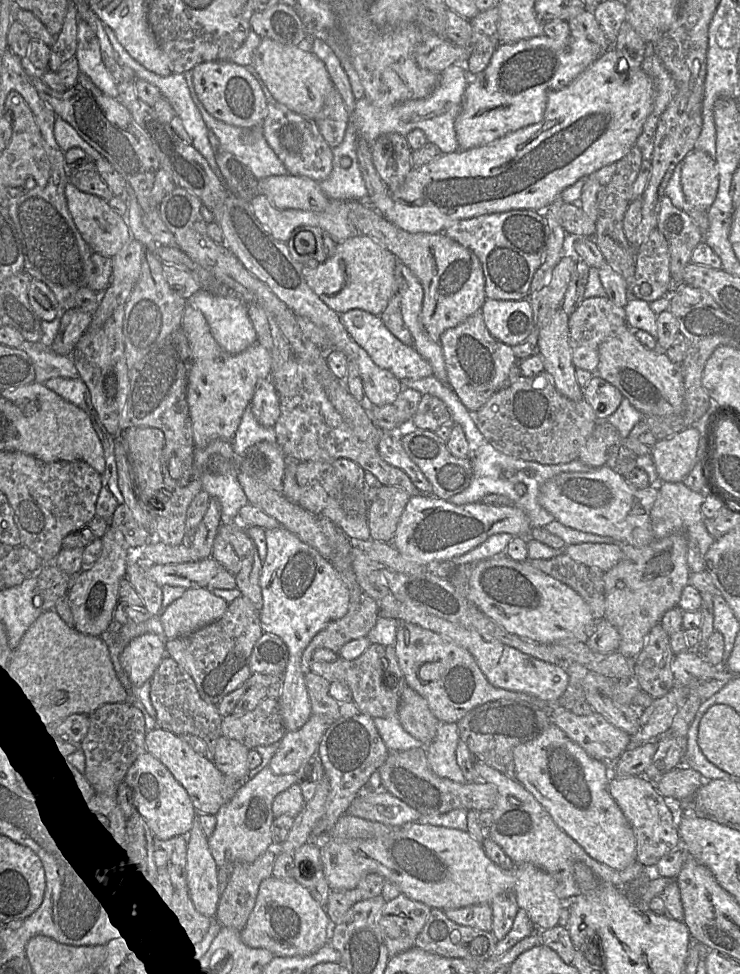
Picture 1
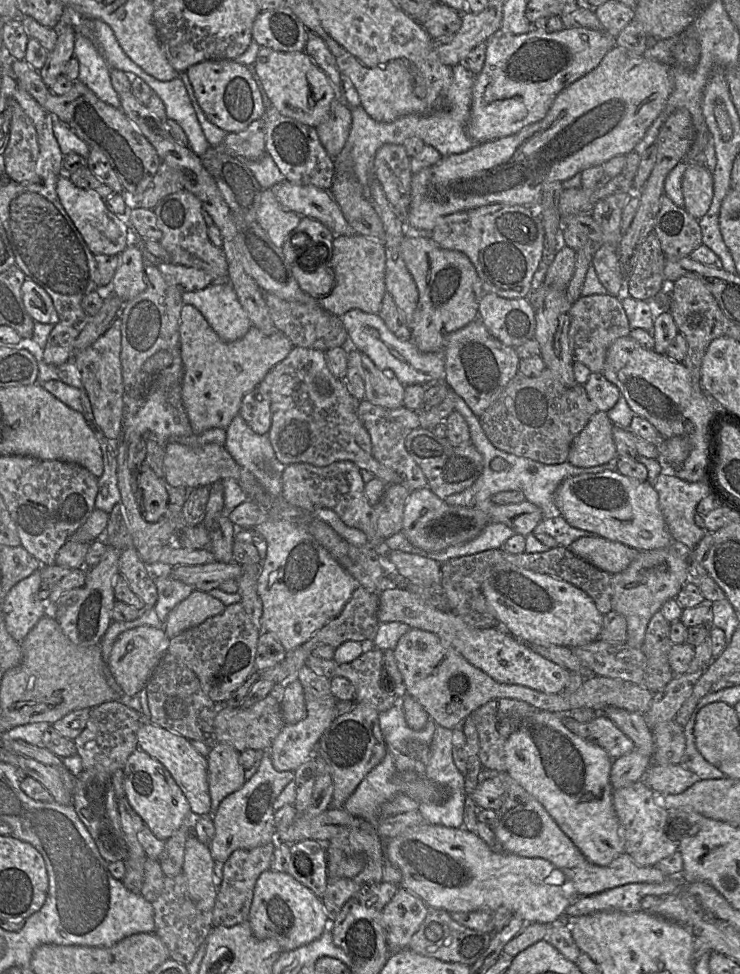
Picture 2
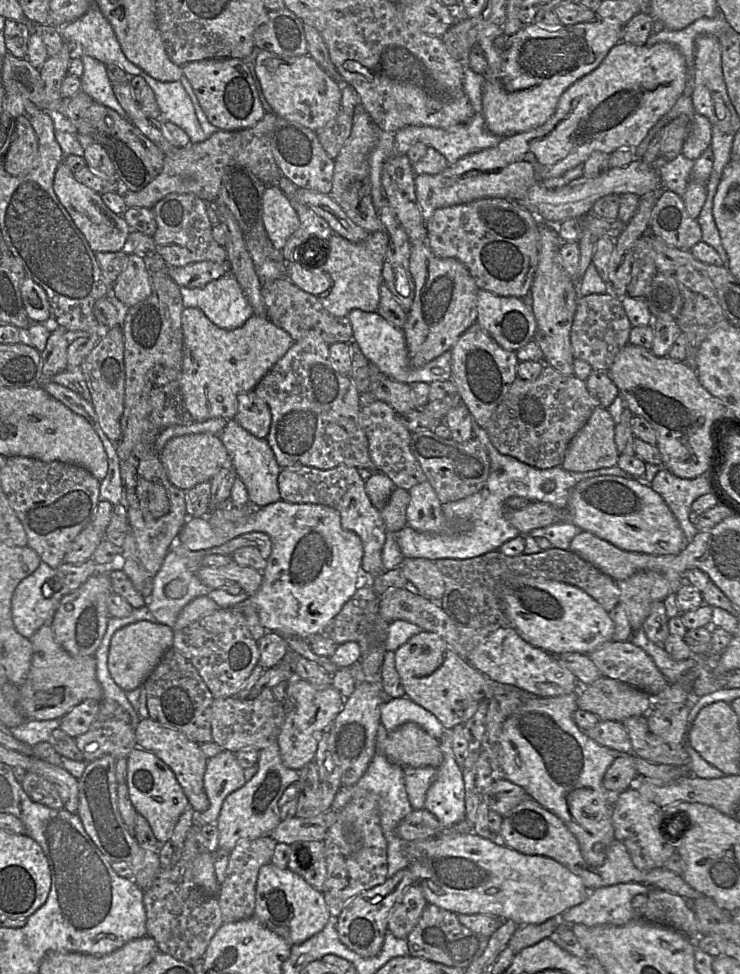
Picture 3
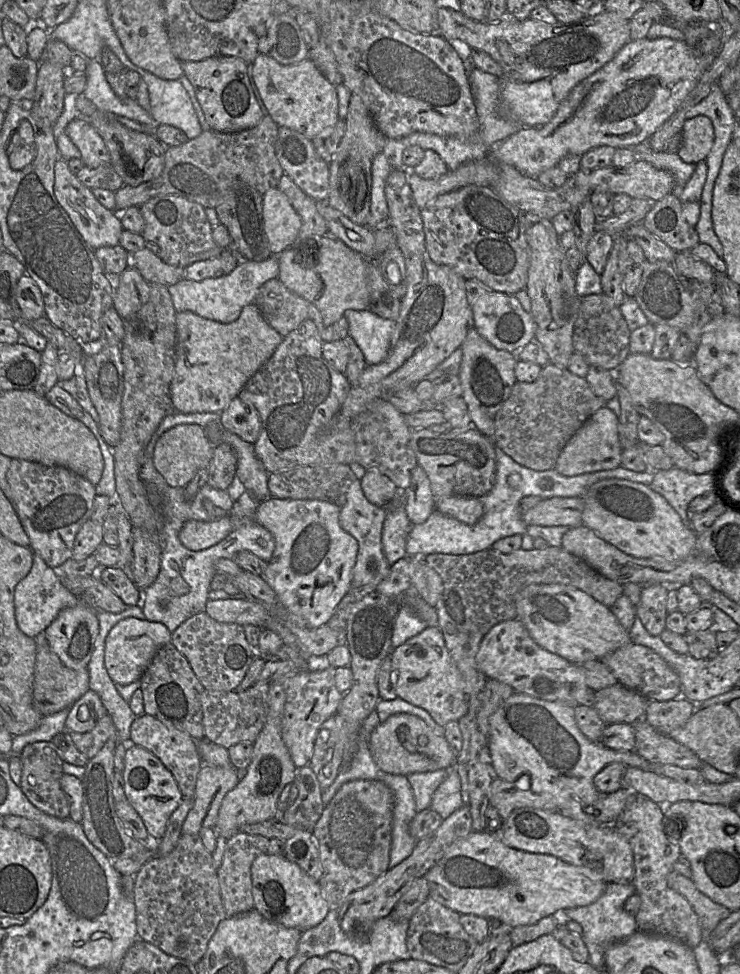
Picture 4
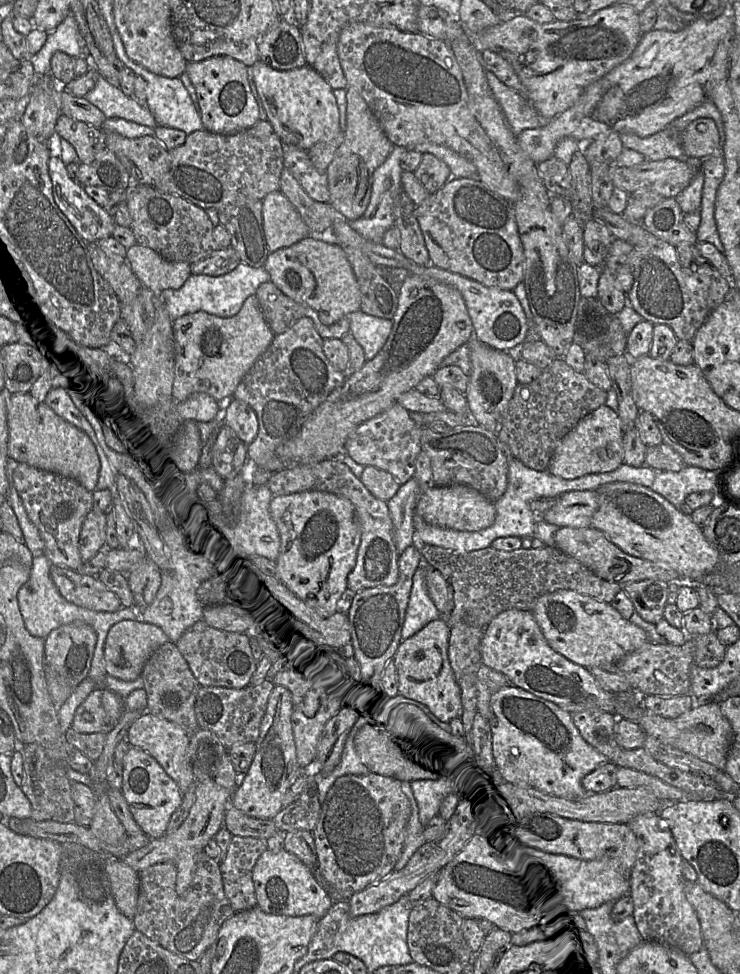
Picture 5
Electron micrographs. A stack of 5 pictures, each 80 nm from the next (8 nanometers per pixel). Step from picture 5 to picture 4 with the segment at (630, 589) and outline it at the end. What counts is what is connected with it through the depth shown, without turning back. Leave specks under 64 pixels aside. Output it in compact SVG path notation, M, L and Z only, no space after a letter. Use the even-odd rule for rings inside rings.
M660 583L641 586L640 599L635 606L636 615L649 634L659 636L666 629L667 589Z

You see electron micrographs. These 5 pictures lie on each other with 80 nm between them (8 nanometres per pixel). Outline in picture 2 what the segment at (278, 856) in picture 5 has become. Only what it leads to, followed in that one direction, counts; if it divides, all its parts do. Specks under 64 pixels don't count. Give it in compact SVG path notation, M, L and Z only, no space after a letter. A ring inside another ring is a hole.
M268 869L262 872L257 879L247 920L257 939L263 940L271 938L279 943L283 951L294 950L318 939L325 930L327 919L328 916L322 900L288 872L278 872Z

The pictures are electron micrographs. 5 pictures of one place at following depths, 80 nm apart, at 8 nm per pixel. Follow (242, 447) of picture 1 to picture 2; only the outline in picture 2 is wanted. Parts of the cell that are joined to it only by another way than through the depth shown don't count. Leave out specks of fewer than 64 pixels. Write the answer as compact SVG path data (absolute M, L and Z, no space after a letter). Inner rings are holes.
M237 415L226 428L226 450L242 468L249 471L274 497L281 497L281 464L275 457L268 434L255 433L246 421Z

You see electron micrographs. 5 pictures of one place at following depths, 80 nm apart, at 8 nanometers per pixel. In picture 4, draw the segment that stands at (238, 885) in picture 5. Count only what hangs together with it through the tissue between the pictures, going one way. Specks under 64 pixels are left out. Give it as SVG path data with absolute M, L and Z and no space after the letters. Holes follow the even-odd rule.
M238 832L228 839L223 862L218 869L220 893L227 917L254 909L251 866L258 856L267 853L268 846L269 839L261 835Z

